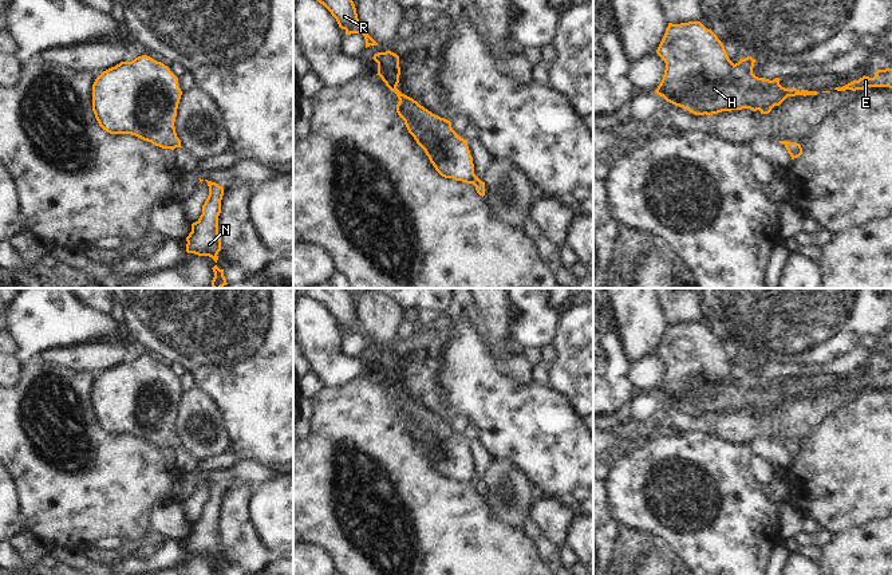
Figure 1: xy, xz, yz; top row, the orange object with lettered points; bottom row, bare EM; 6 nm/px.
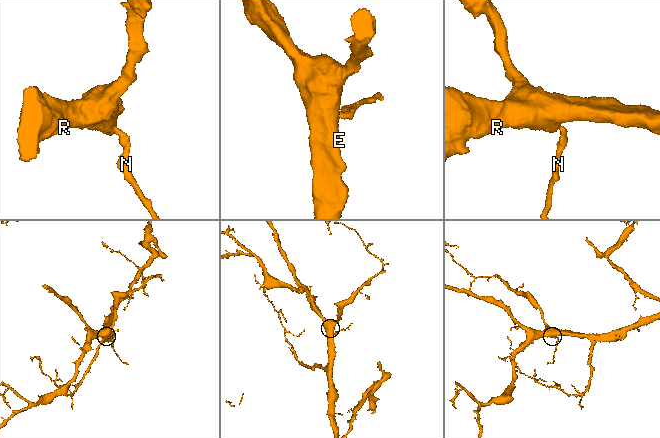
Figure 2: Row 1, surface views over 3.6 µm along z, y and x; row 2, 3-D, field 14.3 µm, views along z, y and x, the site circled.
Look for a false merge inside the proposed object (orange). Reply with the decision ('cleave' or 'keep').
keep

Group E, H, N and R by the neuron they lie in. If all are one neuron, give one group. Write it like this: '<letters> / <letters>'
E H N R

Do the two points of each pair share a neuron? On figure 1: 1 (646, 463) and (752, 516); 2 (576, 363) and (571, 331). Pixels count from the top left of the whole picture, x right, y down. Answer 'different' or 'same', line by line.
1: same
2: same

